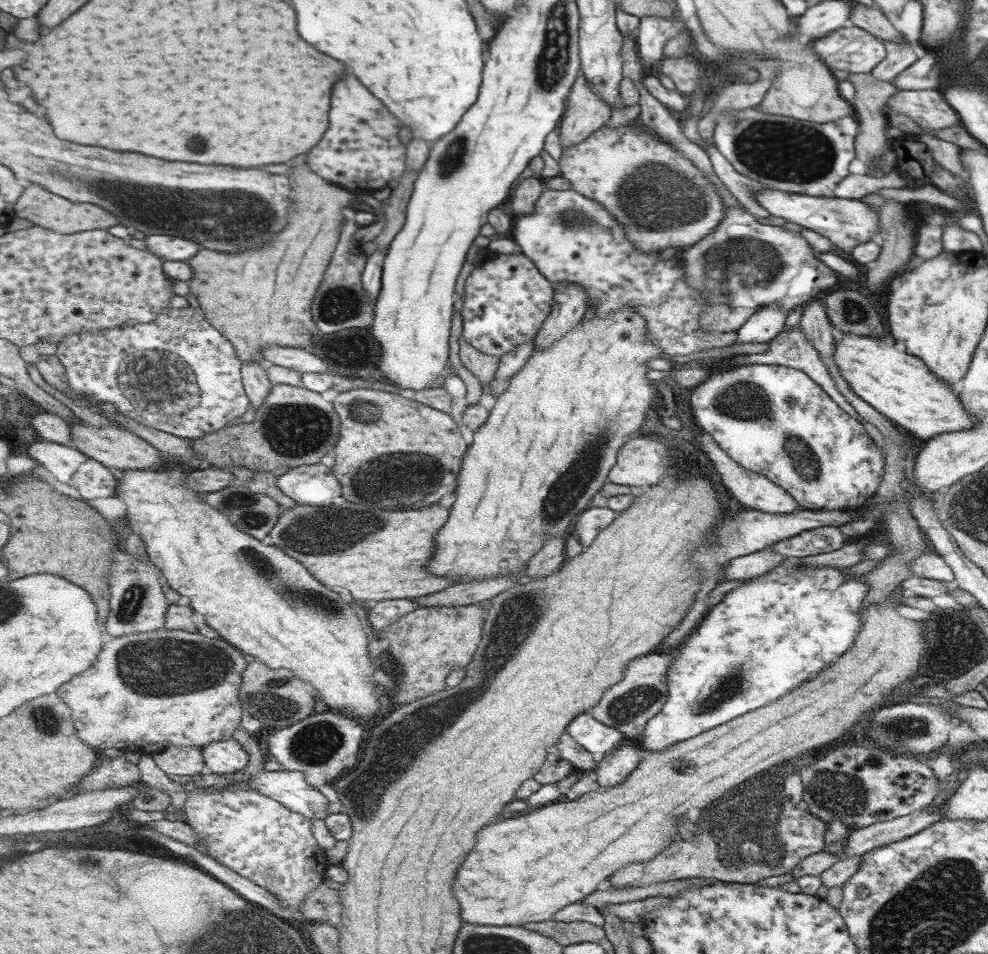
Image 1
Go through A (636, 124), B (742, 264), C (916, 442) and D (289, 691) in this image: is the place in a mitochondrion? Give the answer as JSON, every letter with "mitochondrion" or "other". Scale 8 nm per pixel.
{"A":"other","B":"mitochondrion","C":"other","D":"mitochondrion"}

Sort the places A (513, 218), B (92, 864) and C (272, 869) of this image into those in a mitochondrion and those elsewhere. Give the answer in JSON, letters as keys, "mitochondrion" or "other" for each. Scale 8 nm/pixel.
{"A":"other","B":"mitochondrion","C":"mitochondrion"}

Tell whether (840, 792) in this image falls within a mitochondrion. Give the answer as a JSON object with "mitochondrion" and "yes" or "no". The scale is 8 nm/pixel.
{"mitochondrion":"yes"}

